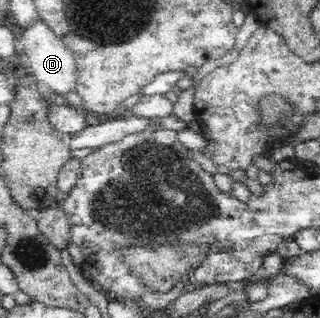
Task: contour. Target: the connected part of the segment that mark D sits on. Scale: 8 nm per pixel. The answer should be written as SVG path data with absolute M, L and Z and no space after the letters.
M34 19L30 24L22 28L20 38L24 42L25 54L30 61L32 77L40 85L52 92L54 97L60 94L74 92L77 66L70 49L54 34L46 22L42 19Z

